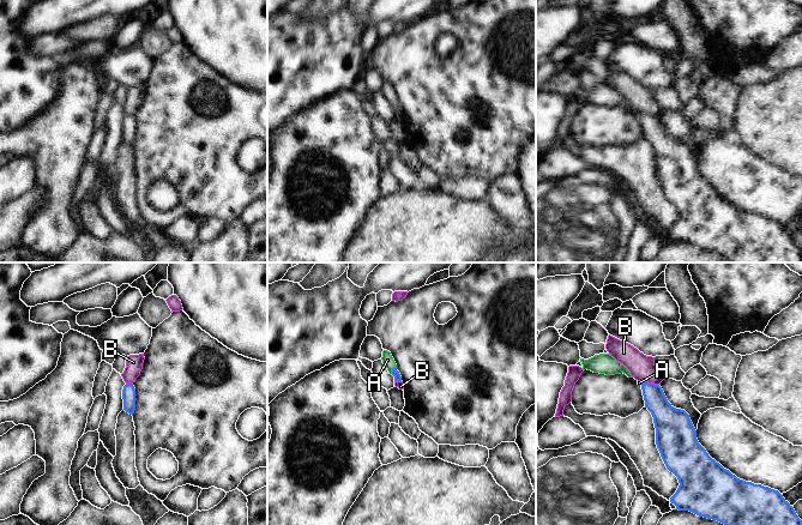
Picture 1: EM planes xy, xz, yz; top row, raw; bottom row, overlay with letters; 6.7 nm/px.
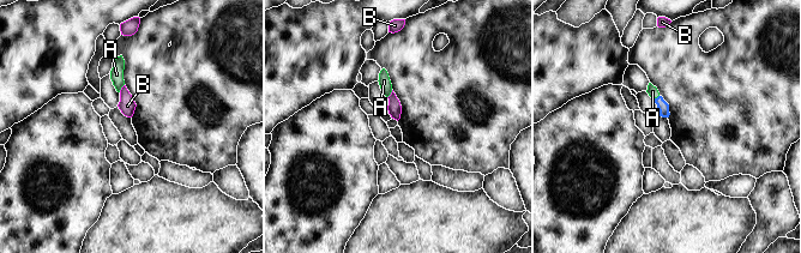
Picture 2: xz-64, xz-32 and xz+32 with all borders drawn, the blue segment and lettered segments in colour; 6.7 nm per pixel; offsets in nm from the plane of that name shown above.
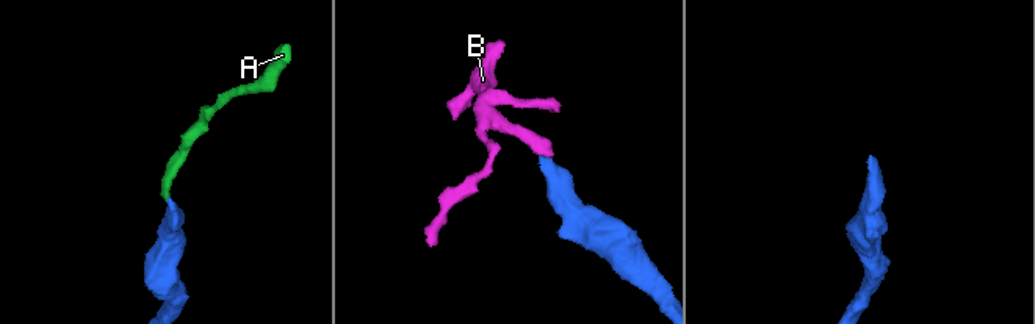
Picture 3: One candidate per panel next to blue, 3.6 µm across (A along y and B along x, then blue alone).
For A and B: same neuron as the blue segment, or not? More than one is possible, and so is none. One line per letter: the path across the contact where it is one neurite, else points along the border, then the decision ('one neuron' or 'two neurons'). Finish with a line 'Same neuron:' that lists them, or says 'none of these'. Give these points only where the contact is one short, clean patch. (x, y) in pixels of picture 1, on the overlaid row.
A: across xz (397, 376), (392, 369), (387, 360) | one neuron
B: along yz (641, 381), (658, 385) | two neurons
Same neuron: A

